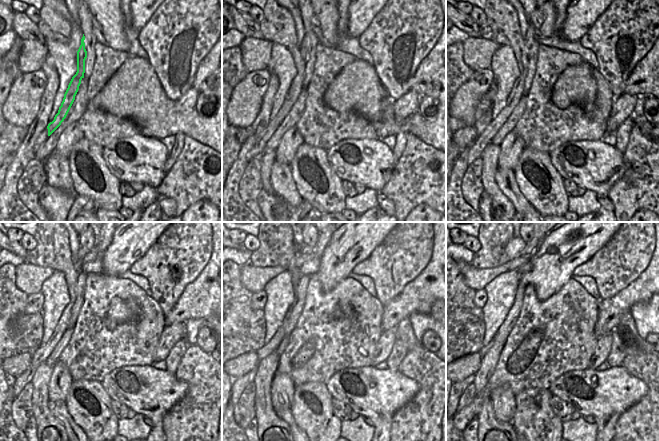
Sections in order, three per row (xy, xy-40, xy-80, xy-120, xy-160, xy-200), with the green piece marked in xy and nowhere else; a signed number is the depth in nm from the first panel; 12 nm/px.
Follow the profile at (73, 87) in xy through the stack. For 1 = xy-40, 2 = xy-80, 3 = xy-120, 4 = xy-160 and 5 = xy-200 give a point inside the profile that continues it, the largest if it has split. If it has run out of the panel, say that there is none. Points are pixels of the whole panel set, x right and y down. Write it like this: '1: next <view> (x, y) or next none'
1: next xy-40 (306, 41)
2: next xy-80 (531, 34)
3: next xy-120 (82, 252)
4: next xy-160 (303, 249)
5: next xy-200 (532, 245)

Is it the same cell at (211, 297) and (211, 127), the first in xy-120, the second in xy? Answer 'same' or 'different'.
same

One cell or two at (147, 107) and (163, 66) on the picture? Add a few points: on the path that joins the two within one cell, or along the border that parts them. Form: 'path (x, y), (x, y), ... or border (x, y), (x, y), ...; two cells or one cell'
border (147, 59), (165, 95), (169, 99); two cells

